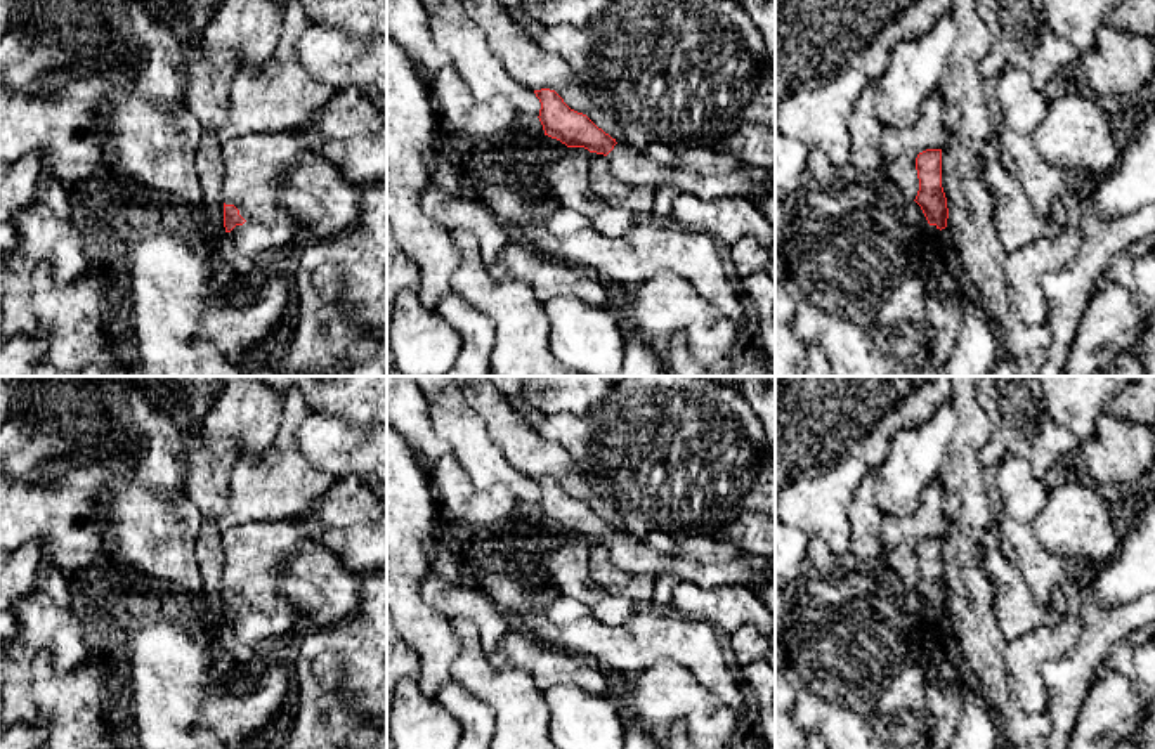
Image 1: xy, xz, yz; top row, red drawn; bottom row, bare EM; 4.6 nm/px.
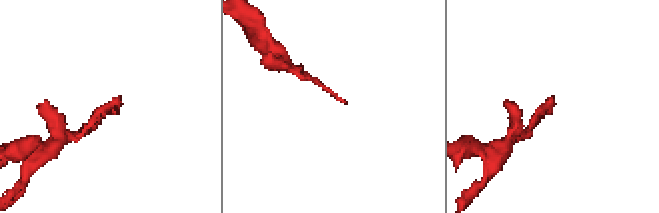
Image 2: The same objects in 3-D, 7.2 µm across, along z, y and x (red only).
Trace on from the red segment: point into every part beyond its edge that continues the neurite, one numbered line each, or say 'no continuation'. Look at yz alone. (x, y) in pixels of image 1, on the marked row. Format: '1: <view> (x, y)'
no continuation

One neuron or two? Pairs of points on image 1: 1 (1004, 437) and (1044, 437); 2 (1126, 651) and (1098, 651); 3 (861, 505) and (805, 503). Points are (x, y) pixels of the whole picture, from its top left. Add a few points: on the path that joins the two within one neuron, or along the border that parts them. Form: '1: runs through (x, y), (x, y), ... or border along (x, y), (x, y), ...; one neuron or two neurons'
1: runs through (1015, 437), (1027, 442), (1034, 439); one neuron
2: border along (1128, 638), (1114, 645), (1096, 678); two neurons
3: border along (873, 474), (861, 482), (848, 507), (850, 547); two neurons

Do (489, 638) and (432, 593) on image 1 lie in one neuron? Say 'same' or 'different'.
same

